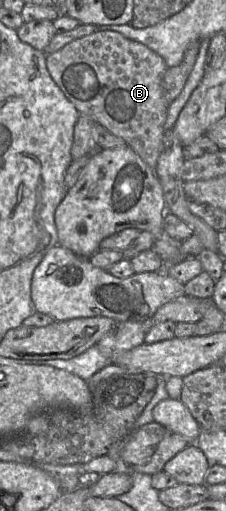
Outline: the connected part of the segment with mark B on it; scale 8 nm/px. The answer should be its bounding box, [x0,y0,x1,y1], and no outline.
[46,31,169,169]

